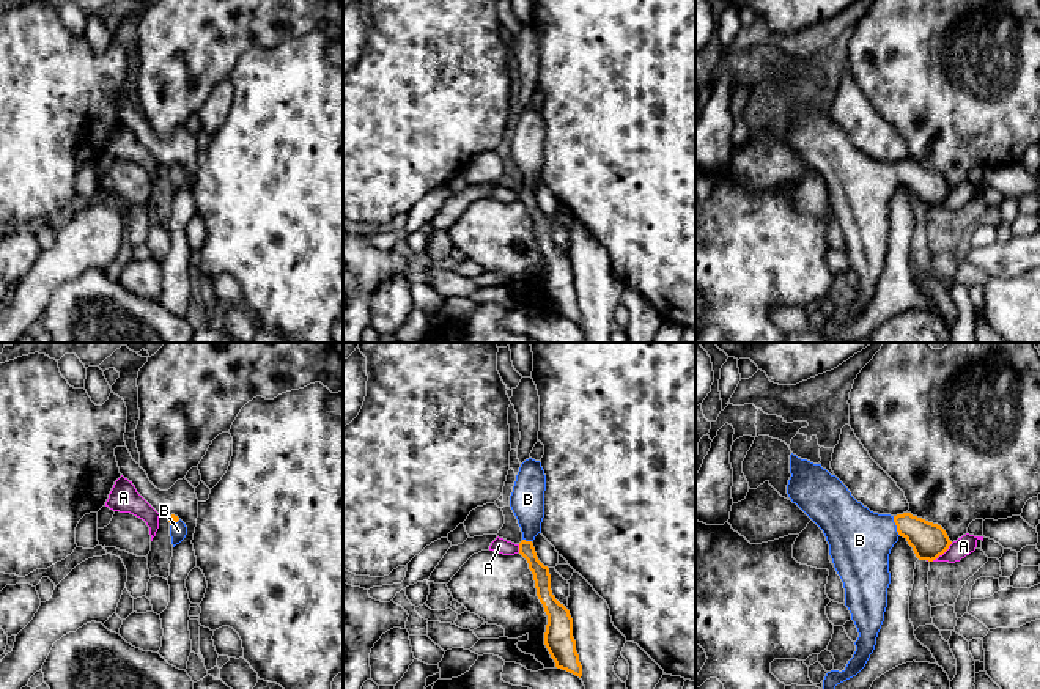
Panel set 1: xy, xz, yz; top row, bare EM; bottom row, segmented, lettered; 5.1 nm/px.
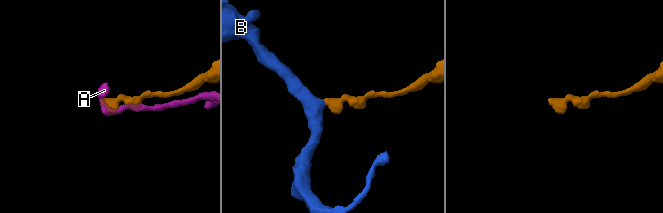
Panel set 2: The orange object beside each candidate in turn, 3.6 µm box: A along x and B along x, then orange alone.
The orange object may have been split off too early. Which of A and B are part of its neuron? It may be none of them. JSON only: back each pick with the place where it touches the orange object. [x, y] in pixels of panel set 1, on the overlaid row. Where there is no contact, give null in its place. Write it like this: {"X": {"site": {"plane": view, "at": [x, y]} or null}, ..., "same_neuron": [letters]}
{"B": {"site": {"plane": "yz", "at": [897, 526]}}, "same_neuron": ["B"]}

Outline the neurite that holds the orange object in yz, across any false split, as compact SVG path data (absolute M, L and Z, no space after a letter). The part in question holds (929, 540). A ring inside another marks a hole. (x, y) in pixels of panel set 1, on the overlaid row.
M791 453L790 473L787 494L823 530L843 582L845 606L859 632L846 667L828 672L823 680L823 689L835 689L856 676L875 650L887 607L889 554L898 538L908 541L919 560L928 562L942 555L952 541L941 525L911 513L870 511L821 464Z

